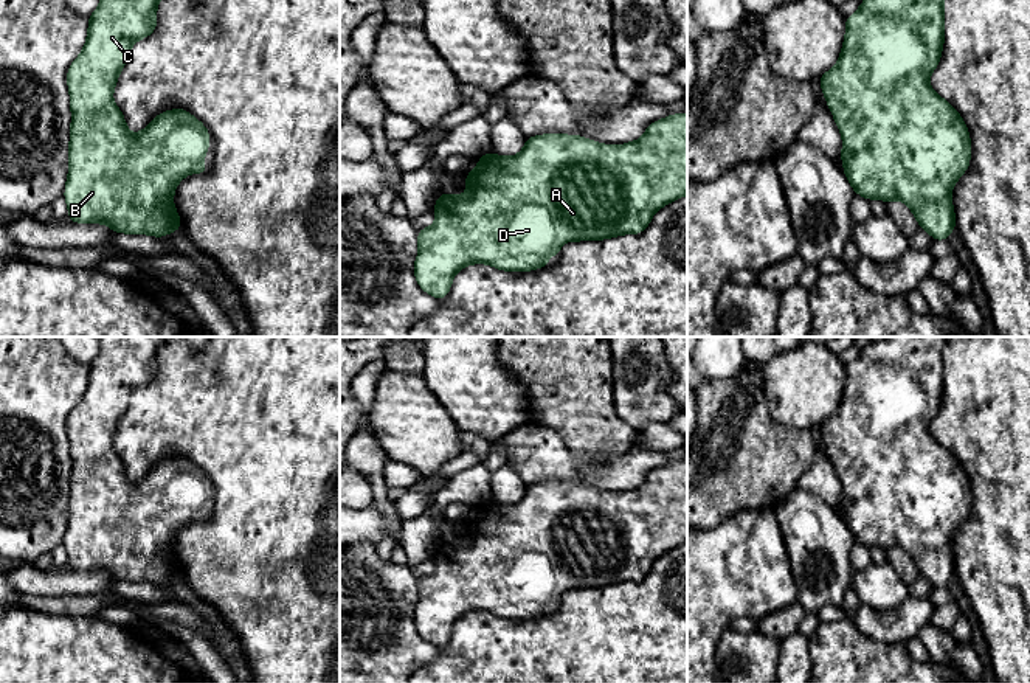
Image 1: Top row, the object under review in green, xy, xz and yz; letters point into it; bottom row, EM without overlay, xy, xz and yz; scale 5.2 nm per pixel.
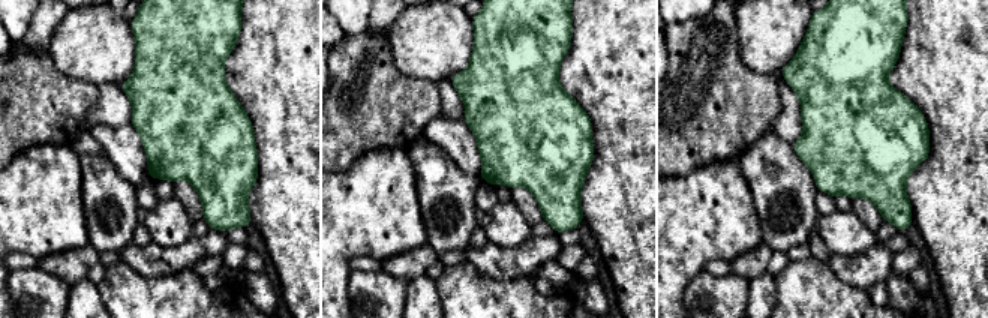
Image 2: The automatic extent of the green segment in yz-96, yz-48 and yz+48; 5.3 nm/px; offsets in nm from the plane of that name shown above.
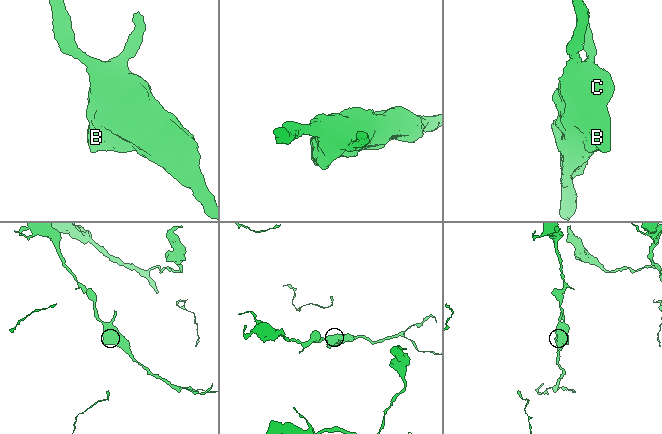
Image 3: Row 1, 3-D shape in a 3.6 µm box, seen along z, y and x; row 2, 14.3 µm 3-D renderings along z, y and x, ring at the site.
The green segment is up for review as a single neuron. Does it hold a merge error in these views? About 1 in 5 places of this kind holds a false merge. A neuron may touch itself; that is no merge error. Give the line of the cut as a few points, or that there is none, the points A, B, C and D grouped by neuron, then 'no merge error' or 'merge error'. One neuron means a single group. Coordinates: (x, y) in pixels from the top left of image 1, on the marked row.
no cut | A B C D | no merge error

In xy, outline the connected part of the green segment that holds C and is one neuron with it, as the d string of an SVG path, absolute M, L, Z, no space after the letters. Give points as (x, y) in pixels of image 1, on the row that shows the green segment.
M101 0L88 16L85 45L67 71L71 126L64 197L71 222L104 224L115 233L163 237L181 230L180 214L174 206L177 185L192 172L209 171L203 165L209 130L188 110L164 110L133 135L112 99L132 45L157 29L158 3L160 0Z

